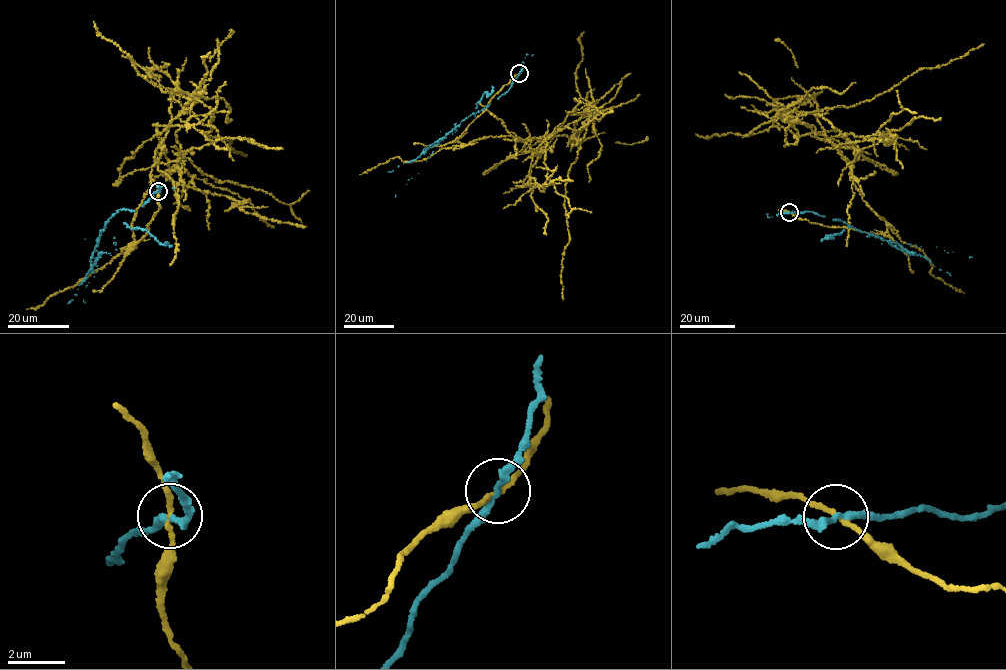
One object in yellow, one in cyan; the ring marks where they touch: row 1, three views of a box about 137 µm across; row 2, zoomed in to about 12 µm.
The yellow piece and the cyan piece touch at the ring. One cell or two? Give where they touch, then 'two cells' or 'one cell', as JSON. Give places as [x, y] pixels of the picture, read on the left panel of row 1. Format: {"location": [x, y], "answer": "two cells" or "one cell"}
{"location": [158, 191], "answer": "two cells"}

